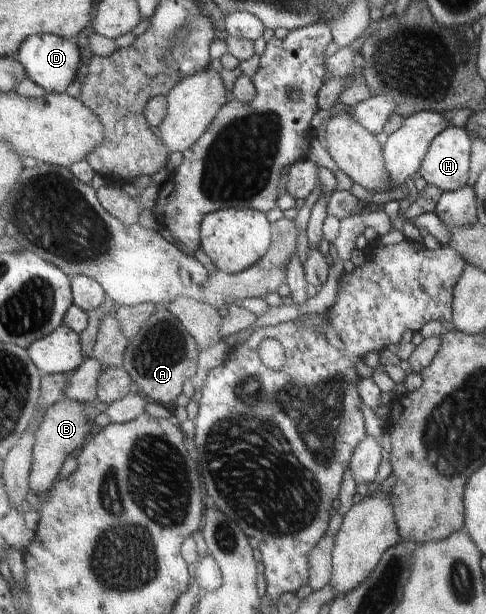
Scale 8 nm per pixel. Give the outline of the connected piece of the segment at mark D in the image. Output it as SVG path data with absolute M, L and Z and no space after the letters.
M41 34L28 38L16 58L26 66L30 79L42 86L46 92L64 94L70 88L70 84L76 81L76 74L82 62L82 52L76 40L61 35Z

